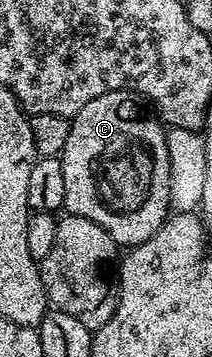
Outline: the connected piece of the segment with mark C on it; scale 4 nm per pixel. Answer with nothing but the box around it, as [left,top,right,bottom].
[59,92,171,246]

